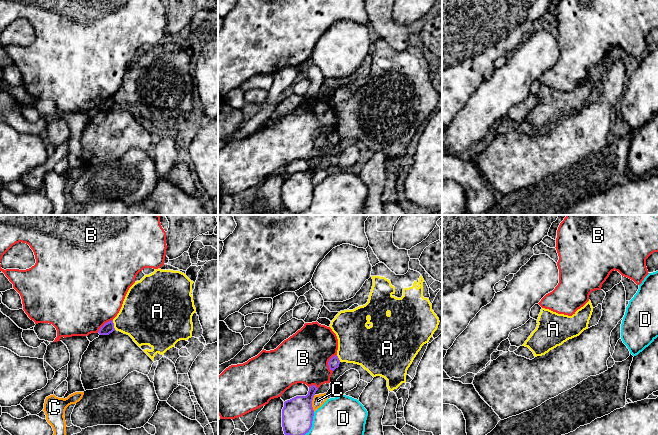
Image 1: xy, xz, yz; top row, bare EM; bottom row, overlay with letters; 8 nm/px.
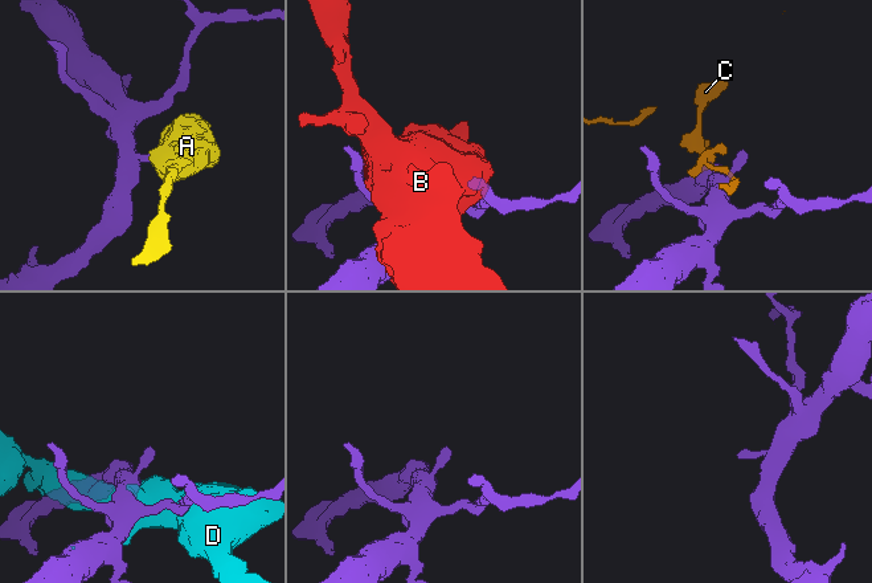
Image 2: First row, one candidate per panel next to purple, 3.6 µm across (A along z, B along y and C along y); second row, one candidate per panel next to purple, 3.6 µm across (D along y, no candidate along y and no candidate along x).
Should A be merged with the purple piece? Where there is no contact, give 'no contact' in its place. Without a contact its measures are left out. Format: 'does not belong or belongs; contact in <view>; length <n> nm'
does not belong; contact in xy; length 80 nm

